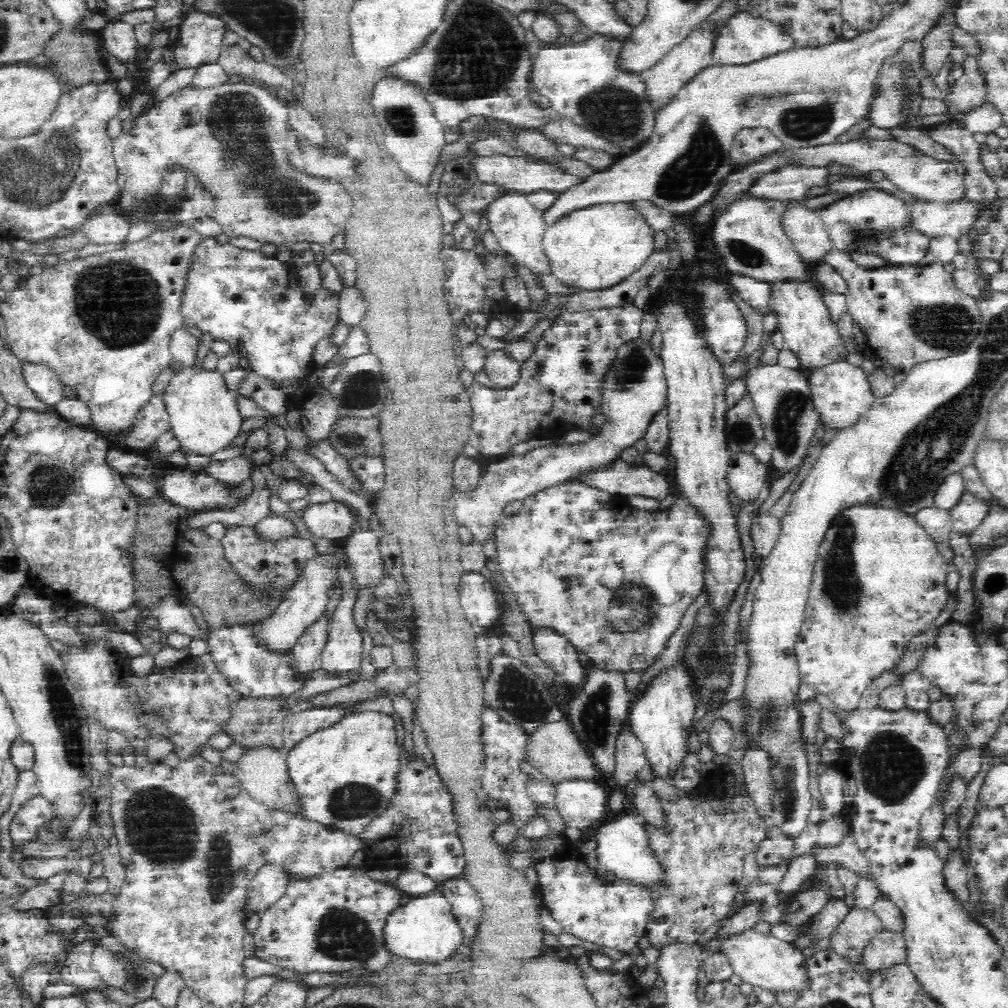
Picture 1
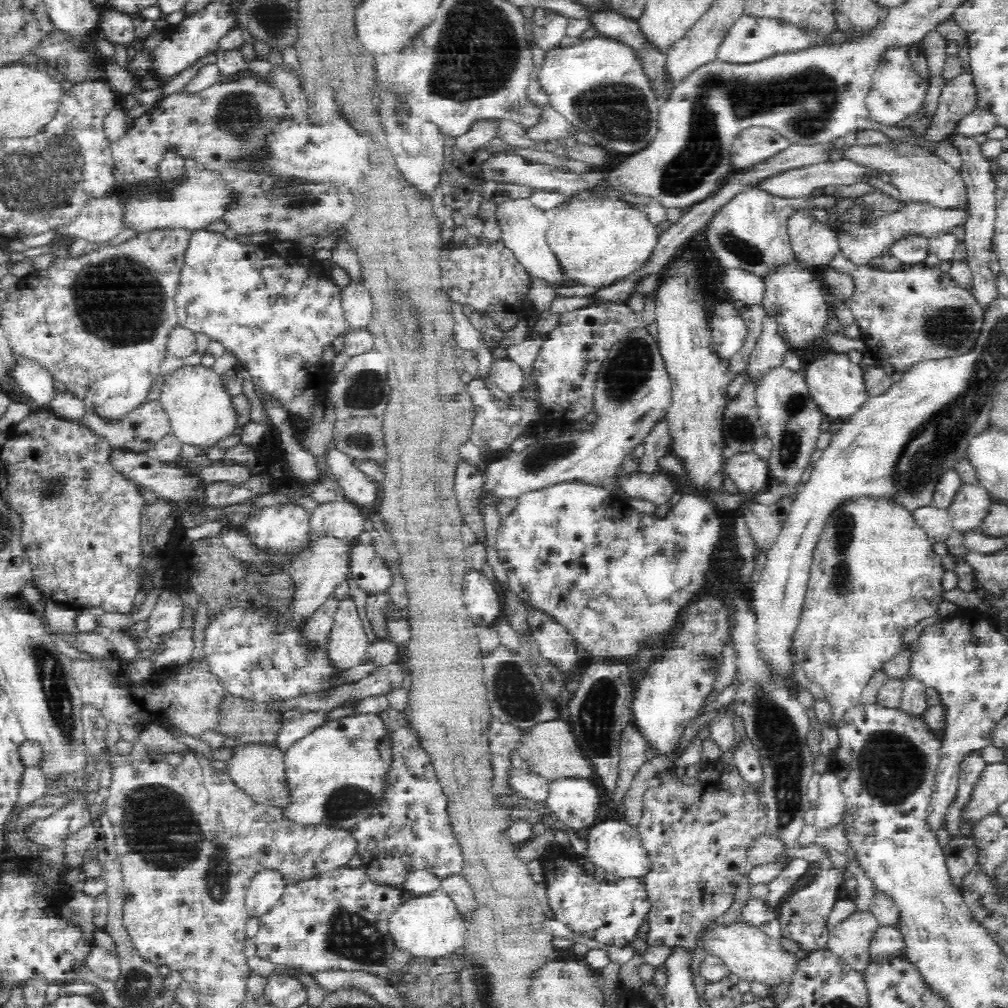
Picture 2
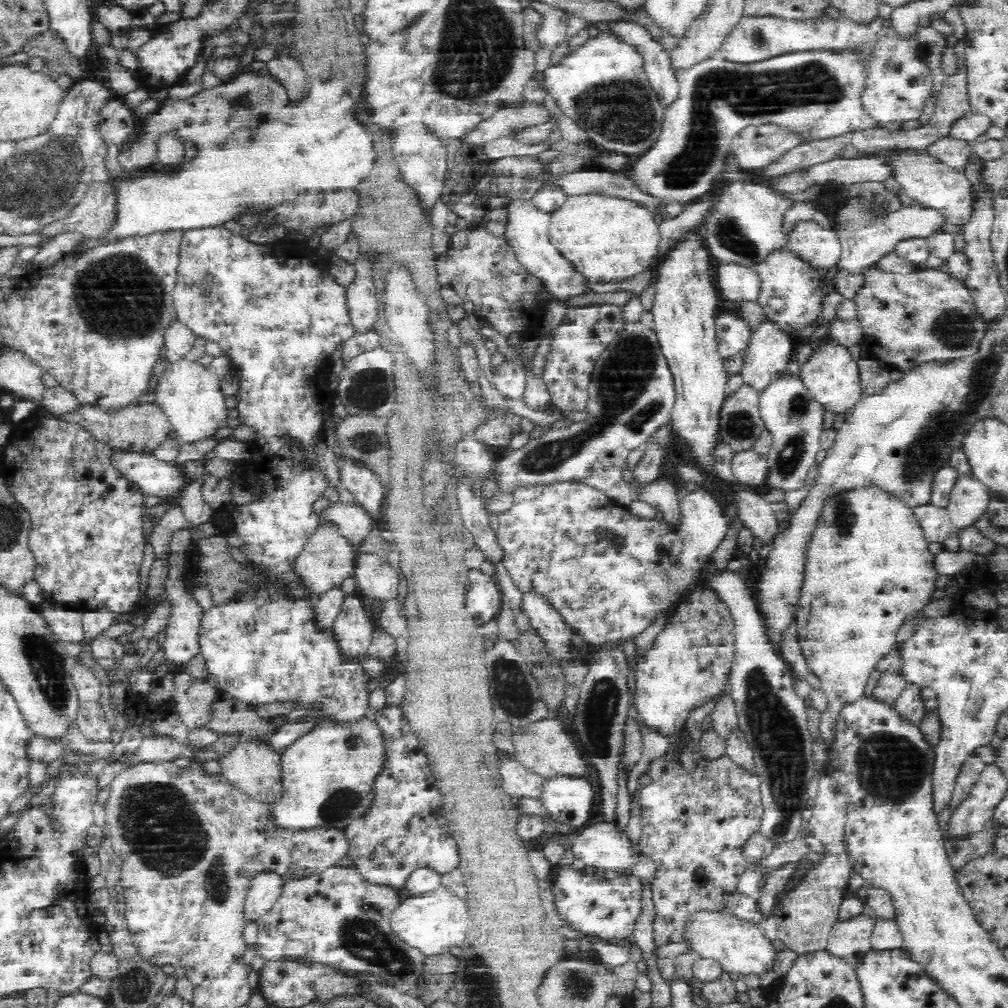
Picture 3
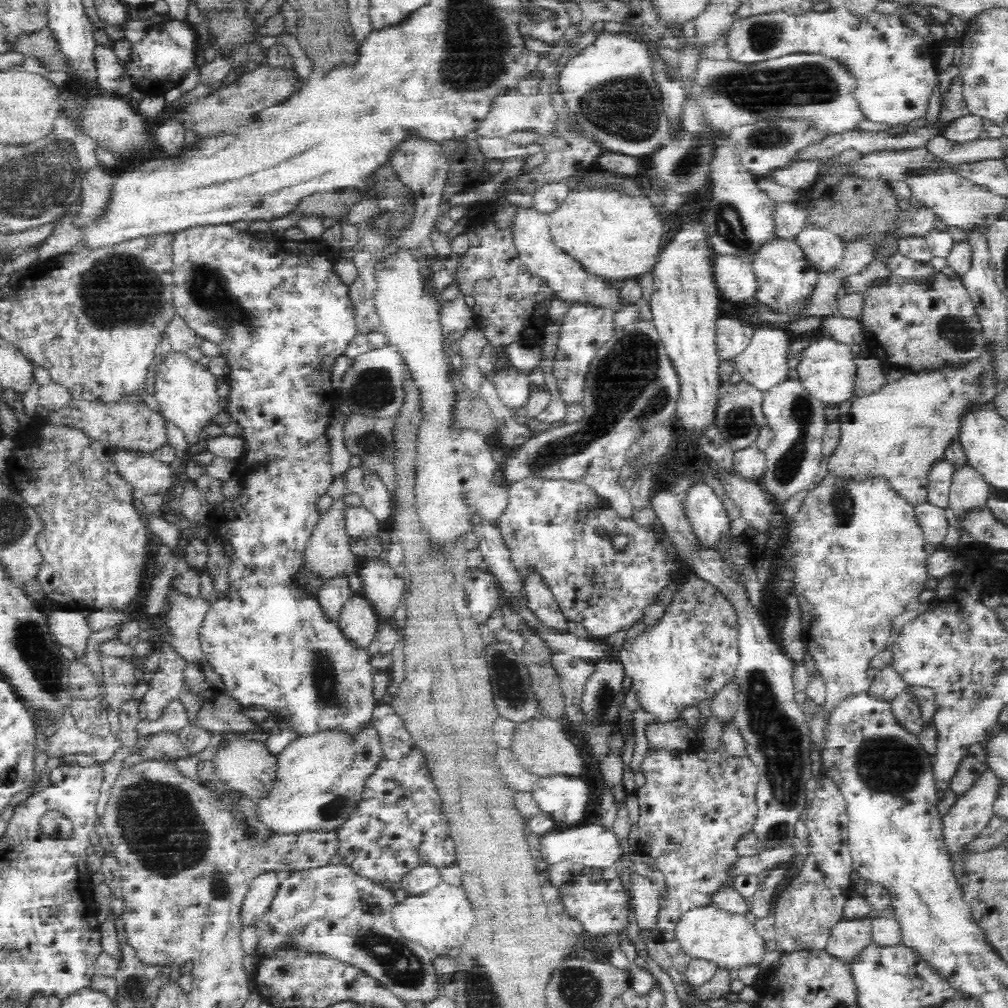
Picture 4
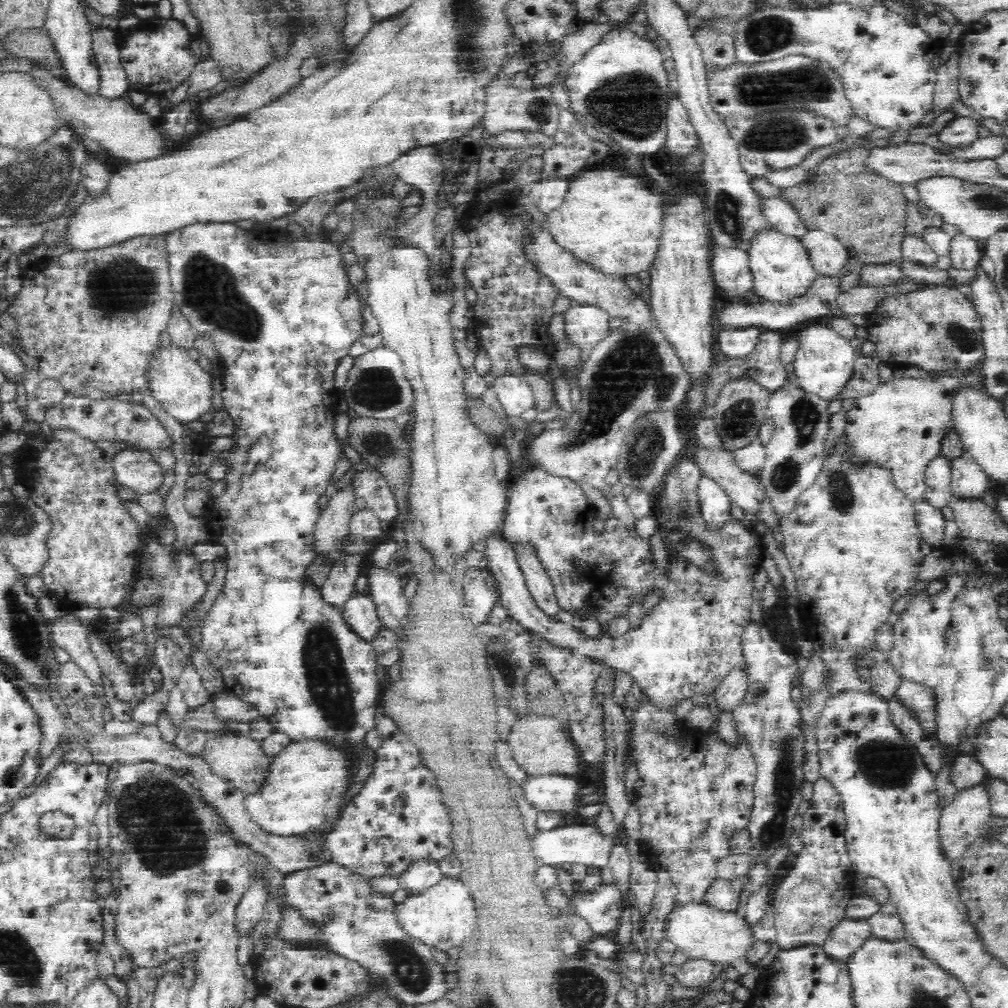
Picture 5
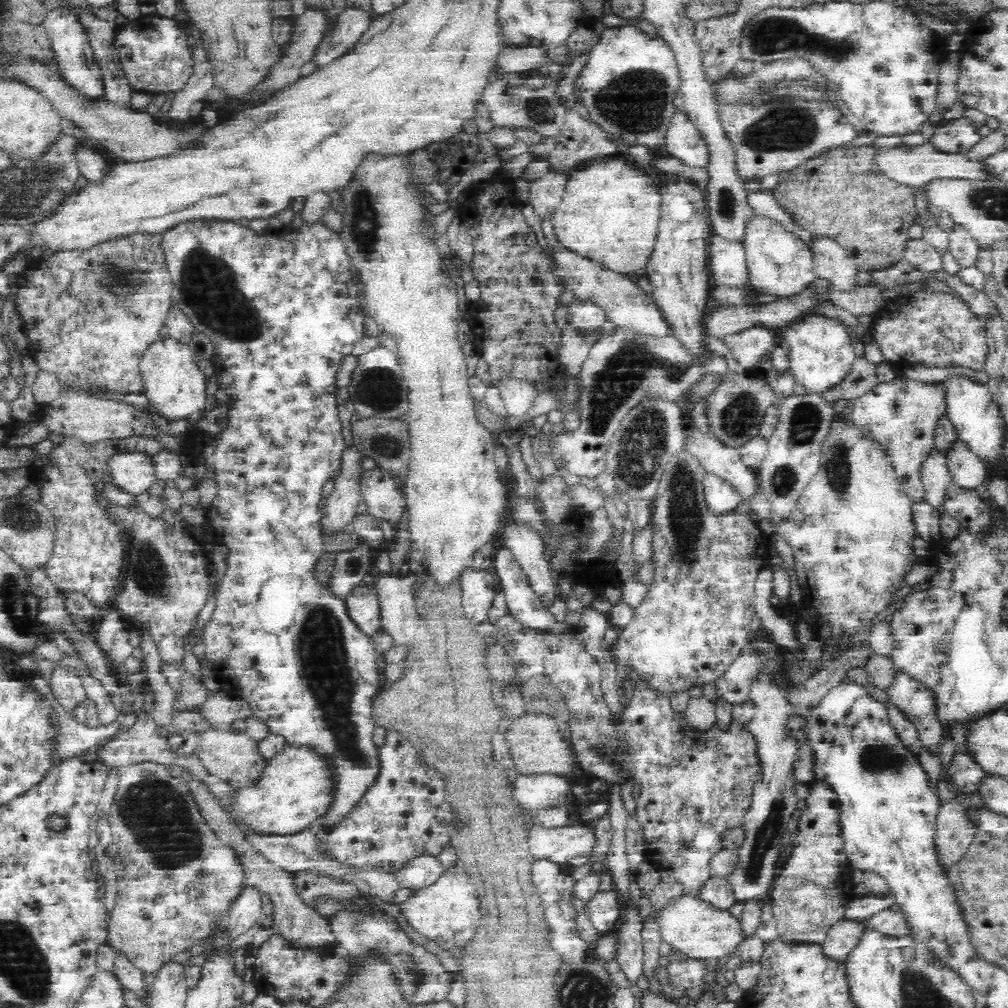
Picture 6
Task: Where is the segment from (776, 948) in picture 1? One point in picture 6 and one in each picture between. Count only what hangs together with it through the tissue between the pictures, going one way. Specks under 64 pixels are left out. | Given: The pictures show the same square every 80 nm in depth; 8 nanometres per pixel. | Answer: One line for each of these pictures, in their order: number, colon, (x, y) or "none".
2: (746, 951)
3: (738, 946)
4: (704, 932)
5: (701, 931)
6: (689, 925)

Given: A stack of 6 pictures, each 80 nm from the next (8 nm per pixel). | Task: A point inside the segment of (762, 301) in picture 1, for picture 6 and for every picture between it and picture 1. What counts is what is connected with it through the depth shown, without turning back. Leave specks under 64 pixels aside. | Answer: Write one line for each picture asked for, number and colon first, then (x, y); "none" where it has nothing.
2: (747, 287)
3: (739, 283)
4: (733, 275)
5: (730, 270)
6: (726, 264)

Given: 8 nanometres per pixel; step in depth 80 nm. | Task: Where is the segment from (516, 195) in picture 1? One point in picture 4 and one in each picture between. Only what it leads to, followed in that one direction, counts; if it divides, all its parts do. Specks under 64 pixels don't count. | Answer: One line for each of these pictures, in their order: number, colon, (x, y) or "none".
2: (523, 227)
3: (527, 229)
4: (563, 273)

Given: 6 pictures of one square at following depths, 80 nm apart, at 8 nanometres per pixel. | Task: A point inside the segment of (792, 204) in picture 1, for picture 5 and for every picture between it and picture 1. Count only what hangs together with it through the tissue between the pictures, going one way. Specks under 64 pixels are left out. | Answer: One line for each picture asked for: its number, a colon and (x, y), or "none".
2: (814, 245)
3: (820, 247)
4: (824, 250)
5: (829, 257)

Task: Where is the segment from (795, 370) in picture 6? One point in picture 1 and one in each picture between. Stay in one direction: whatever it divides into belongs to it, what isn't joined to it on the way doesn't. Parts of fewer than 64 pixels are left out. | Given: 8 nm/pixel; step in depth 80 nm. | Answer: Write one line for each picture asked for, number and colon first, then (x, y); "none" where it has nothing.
1: (840, 391)
2: (837, 386)
3: (830, 374)
4: (827, 369)
5: (824, 361)

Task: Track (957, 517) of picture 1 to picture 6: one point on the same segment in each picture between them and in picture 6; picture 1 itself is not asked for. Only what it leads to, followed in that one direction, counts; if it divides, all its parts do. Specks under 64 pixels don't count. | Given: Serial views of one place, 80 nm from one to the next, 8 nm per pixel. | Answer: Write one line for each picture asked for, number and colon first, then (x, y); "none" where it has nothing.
2: (971, 503)
3: (969, 498)
4: (968, 489)
5: (968, 479)
6: (966, 469)

